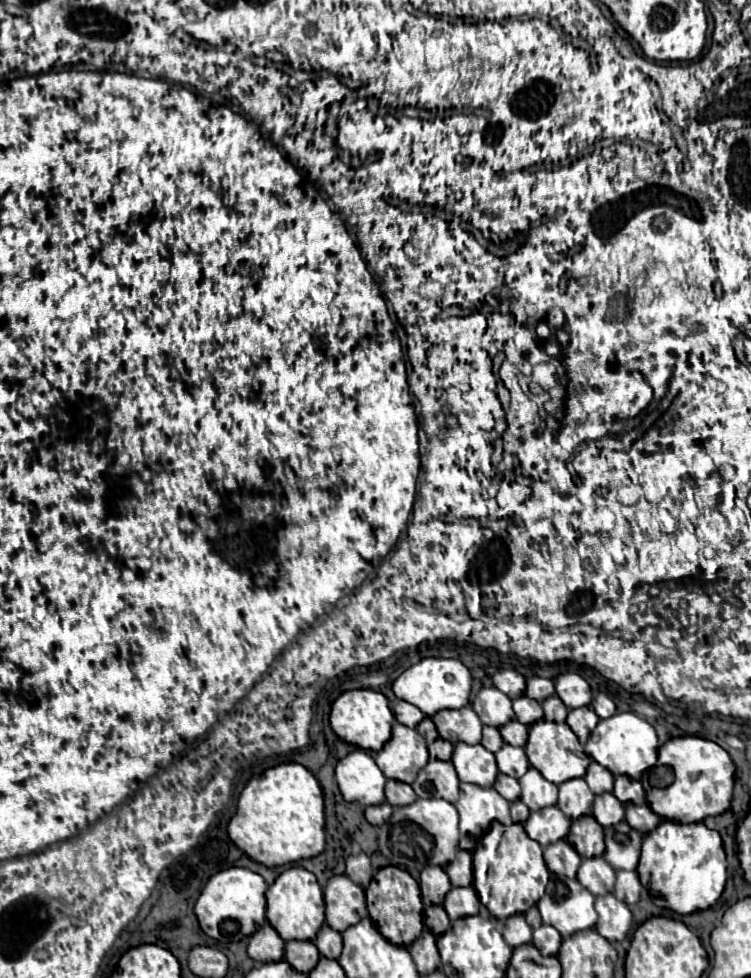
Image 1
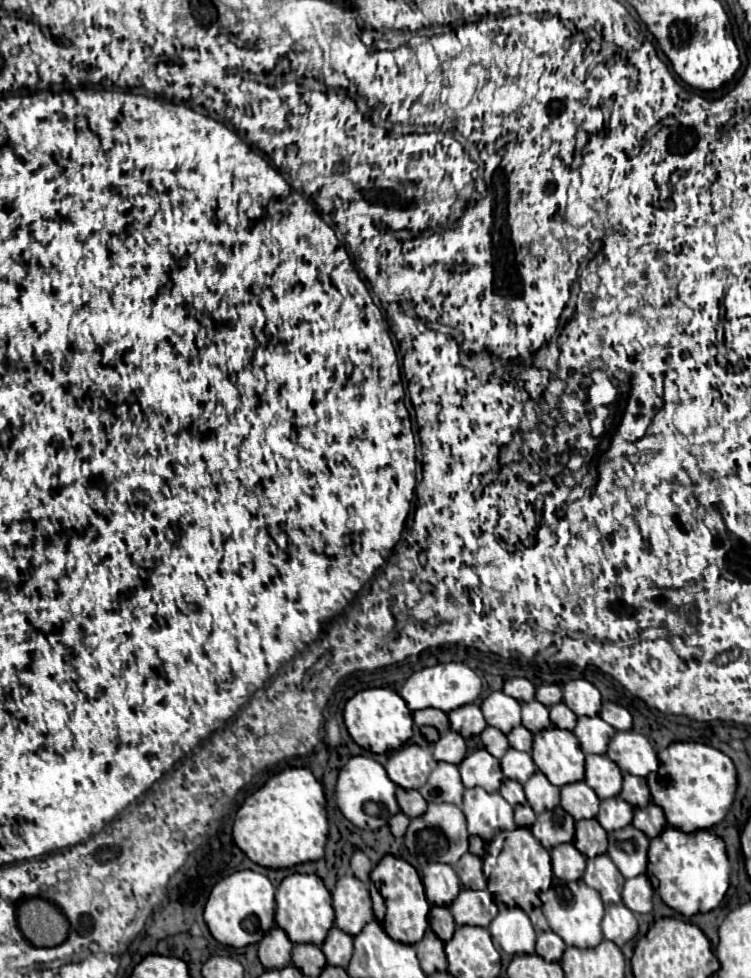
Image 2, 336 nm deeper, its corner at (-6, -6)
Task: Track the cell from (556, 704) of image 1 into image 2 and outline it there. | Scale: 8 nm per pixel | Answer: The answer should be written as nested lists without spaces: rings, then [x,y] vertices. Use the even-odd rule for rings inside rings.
[[[563,702],[551,706],[549,712],[551,712],[551,720],[553,720],[553,724],[557,728],[565,728],[565,730],[573,730],[575,728],[577,718],[575,718],[575,714],[571,714],[571,710],[567,710],[567,706],[563,706]]]

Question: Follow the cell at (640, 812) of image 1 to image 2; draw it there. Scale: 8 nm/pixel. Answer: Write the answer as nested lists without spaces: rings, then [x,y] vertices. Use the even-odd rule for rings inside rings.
[[[651,802],[651,806],[645,806],[643,810],[635,808],[633,826],[643,830],[649,838],[655,838],[655,836],[659,836],[663,832],[663,828],[667,826],[667,820],[665,820],[663,810],[659,810],[659,806],[655,806]]]

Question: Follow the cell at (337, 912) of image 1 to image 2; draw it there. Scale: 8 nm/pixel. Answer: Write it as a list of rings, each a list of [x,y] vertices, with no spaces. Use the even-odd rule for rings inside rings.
[[[351,874],[339,878],[337,888],[333,892],[333,908],[335,926],[347,932],[349,936],[357,936],[363,926],[373,920],[369,890]]]

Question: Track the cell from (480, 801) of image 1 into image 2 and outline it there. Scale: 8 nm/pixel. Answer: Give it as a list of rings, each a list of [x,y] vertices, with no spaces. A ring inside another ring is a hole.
[[[469,788],[463,794],[463,814],[467,818],[469,834],[493,840],[499,830],[515,830],[513,806],[499,792],[485,792],[483,788]]]

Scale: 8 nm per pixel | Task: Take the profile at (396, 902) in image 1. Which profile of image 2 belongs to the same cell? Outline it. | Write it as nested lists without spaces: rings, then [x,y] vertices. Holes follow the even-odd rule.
[[[387,854],[371,872],[371,898],[373,898],[373,912],[377,922],[393,940],[413,946],[423,938],[429,926],[427,916],[431,906],[425,898],[423,882],[411,864],[407,864],[397,856]]]

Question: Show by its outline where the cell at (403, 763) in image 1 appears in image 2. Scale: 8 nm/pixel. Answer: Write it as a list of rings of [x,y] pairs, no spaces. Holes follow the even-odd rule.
[[[407,744],[395,750],[385,764],[389,778],[401,788],[419,790],[431,774],[431,750],[419,744]]]

